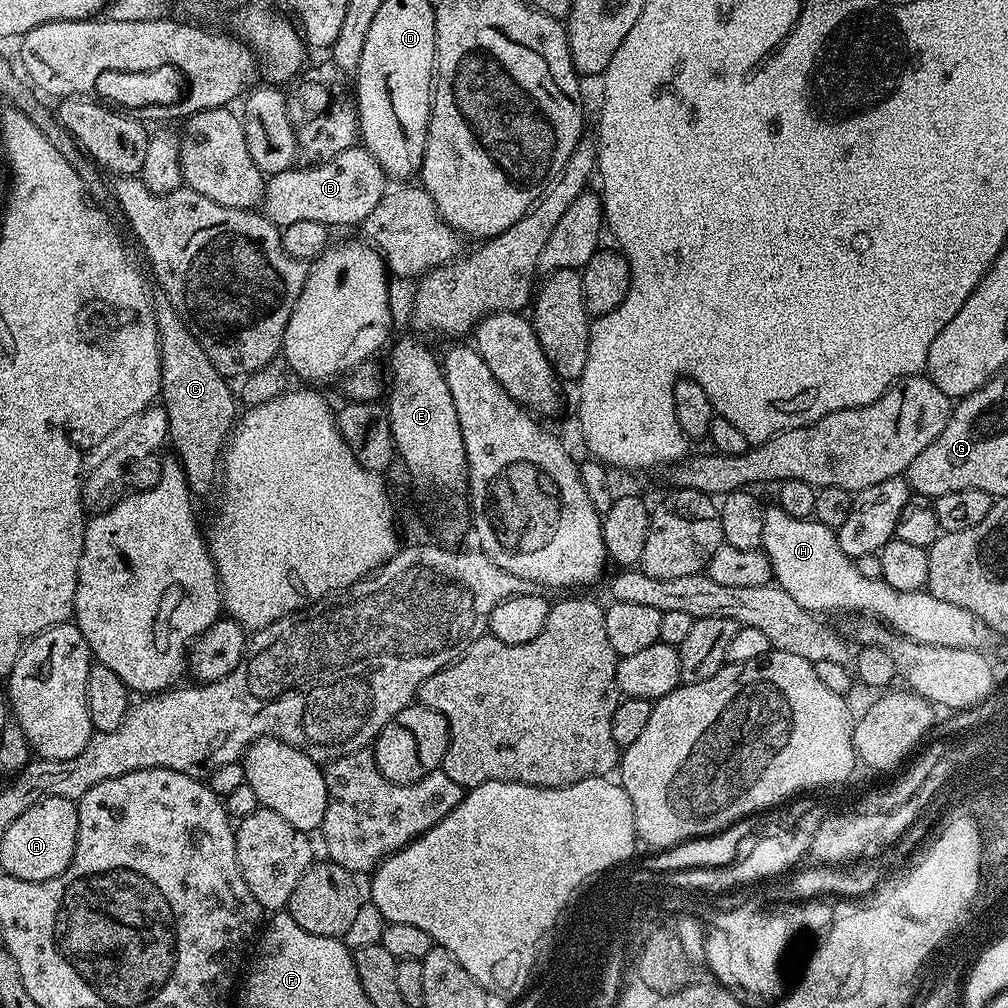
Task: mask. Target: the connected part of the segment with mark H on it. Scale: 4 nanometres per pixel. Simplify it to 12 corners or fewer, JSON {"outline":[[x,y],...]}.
{"outline":[[768,506],[775,583],[813,614],[860,612],[915,644],[990,629],[927,590],[866,578],[837,529]]}

